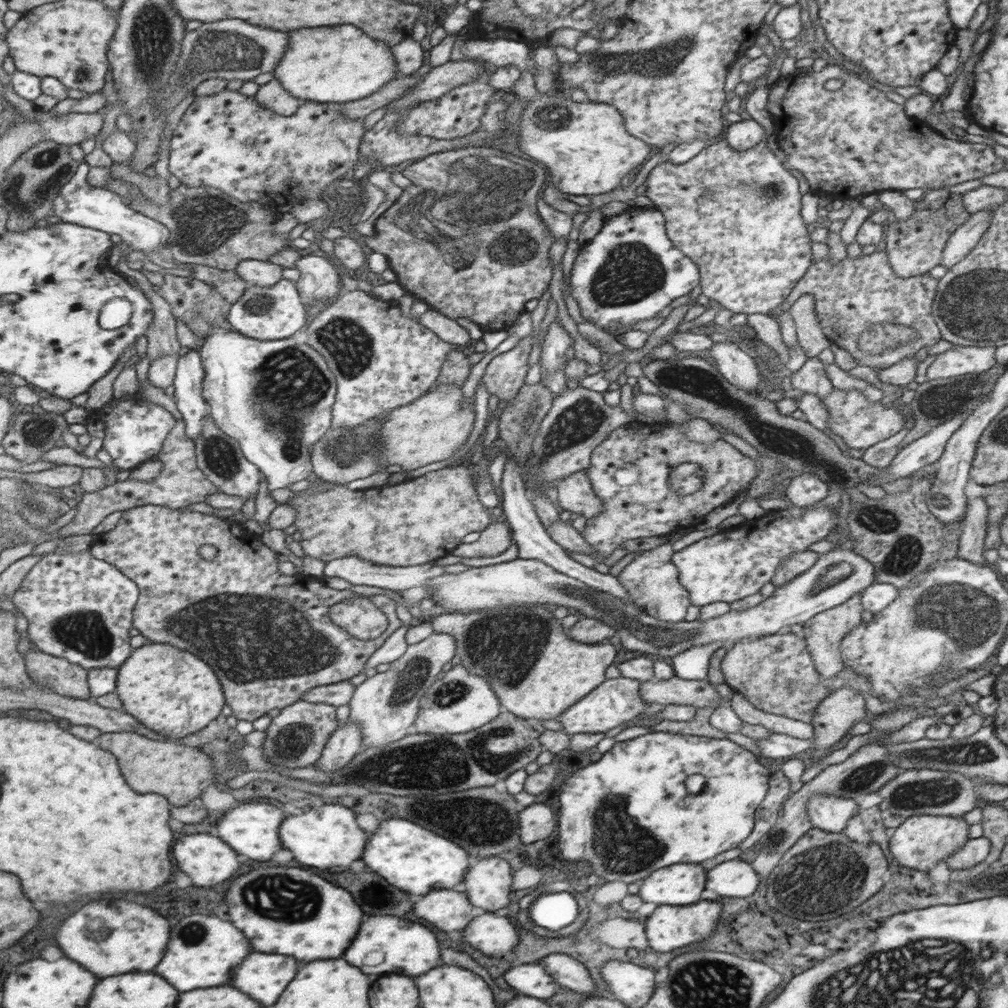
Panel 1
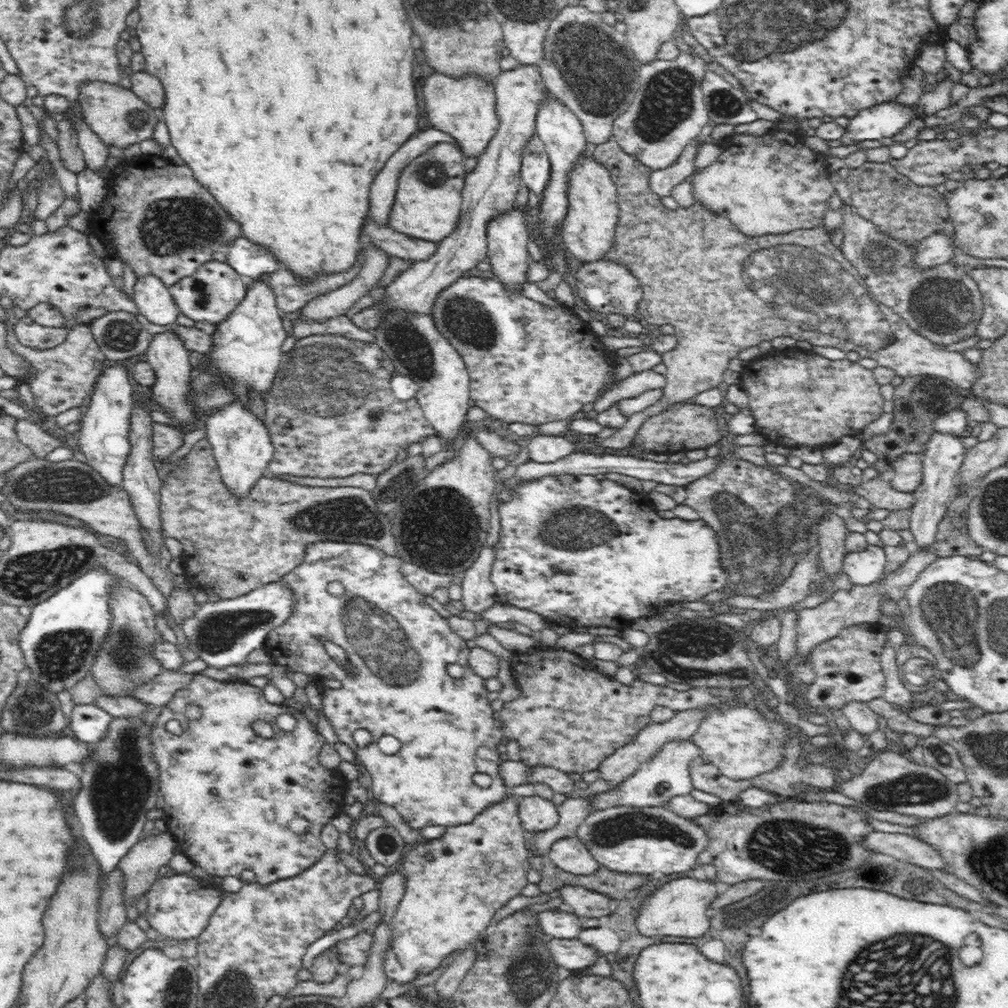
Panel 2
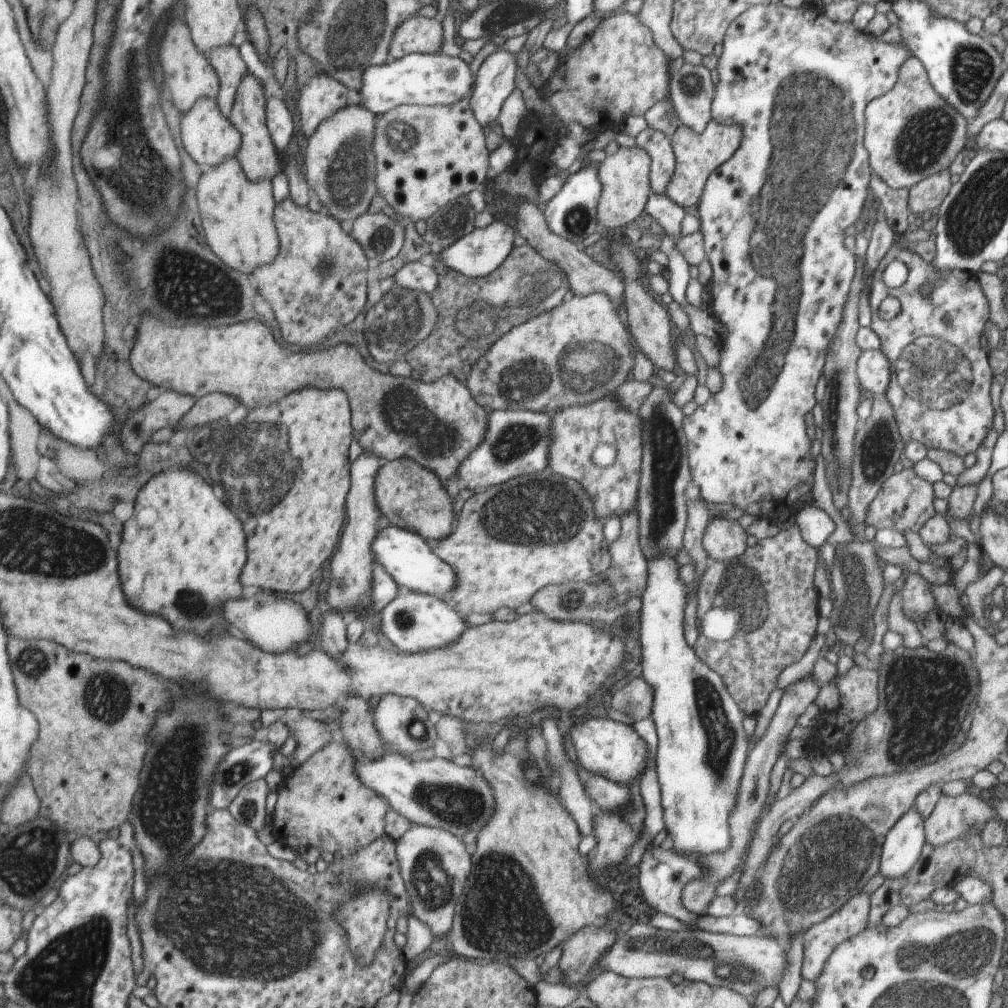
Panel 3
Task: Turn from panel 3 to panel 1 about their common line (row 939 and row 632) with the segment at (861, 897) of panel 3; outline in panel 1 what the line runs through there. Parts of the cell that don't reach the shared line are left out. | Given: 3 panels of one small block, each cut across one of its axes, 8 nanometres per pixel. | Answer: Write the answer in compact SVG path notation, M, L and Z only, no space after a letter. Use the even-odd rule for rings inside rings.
M861 594L850 598L849 601L833 609L818 613L808 623L804 624L802 636L808 643L808 649L813 654L814 663L817 664L818 671L830 683L834 676L845 670L845 656L841 651L841 640L848 637L849 633L856 629L862 621L862 611L865 610L861 603Z

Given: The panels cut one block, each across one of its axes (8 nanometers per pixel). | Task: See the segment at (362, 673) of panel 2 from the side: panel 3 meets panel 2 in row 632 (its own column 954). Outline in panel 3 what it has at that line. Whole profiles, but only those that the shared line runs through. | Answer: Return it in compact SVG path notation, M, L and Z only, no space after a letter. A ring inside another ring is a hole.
M893 244L890 247L890 250L888 250L888 252L882 257L882 260L878 263L878 266L873 272L871 291L869 292L869 303L871 306L870 328L878 335L881 342L880 350L886 350L885 355L887 358L890 358L889 362L892 364L893 380L892 384L888 386L886 397L891 402L902 440L906 444L916 440L916 442L922 442L922 444L928 449L942 449L962 458L964 458L966 454L970 454L970 452L976 454L977 450L980 449L981 444L984 442L986 435L991 430L995 430L994 422L998 422L998 410L994 410L994 378L998 378L999 375L994 374L994 358L990 358L990 353L986 353L985 330L989 329L991 310L989 309L986 295L982 292L980 284L978 284L978 280L972 276L972 273L968 276L968 274L962 274L960 270L942 274L936 267L933 267L932 264L923 263L922 258L917 252L911 251L910 249L901 250L898 245ZM893 260L900 260L900 262L903 262L906 265L906 268L908 268L907 280L898 288L888 288L882 281L882 273L884 272L884 269ZM922 279L927 280L928 283L933 283L933 289L927 297L923 297L919 292L918 284ZM887 296L898 298L901 304L900 312L895 318L892 318L892 320L882 320L882 318L878 316L878 307L882 300Z

